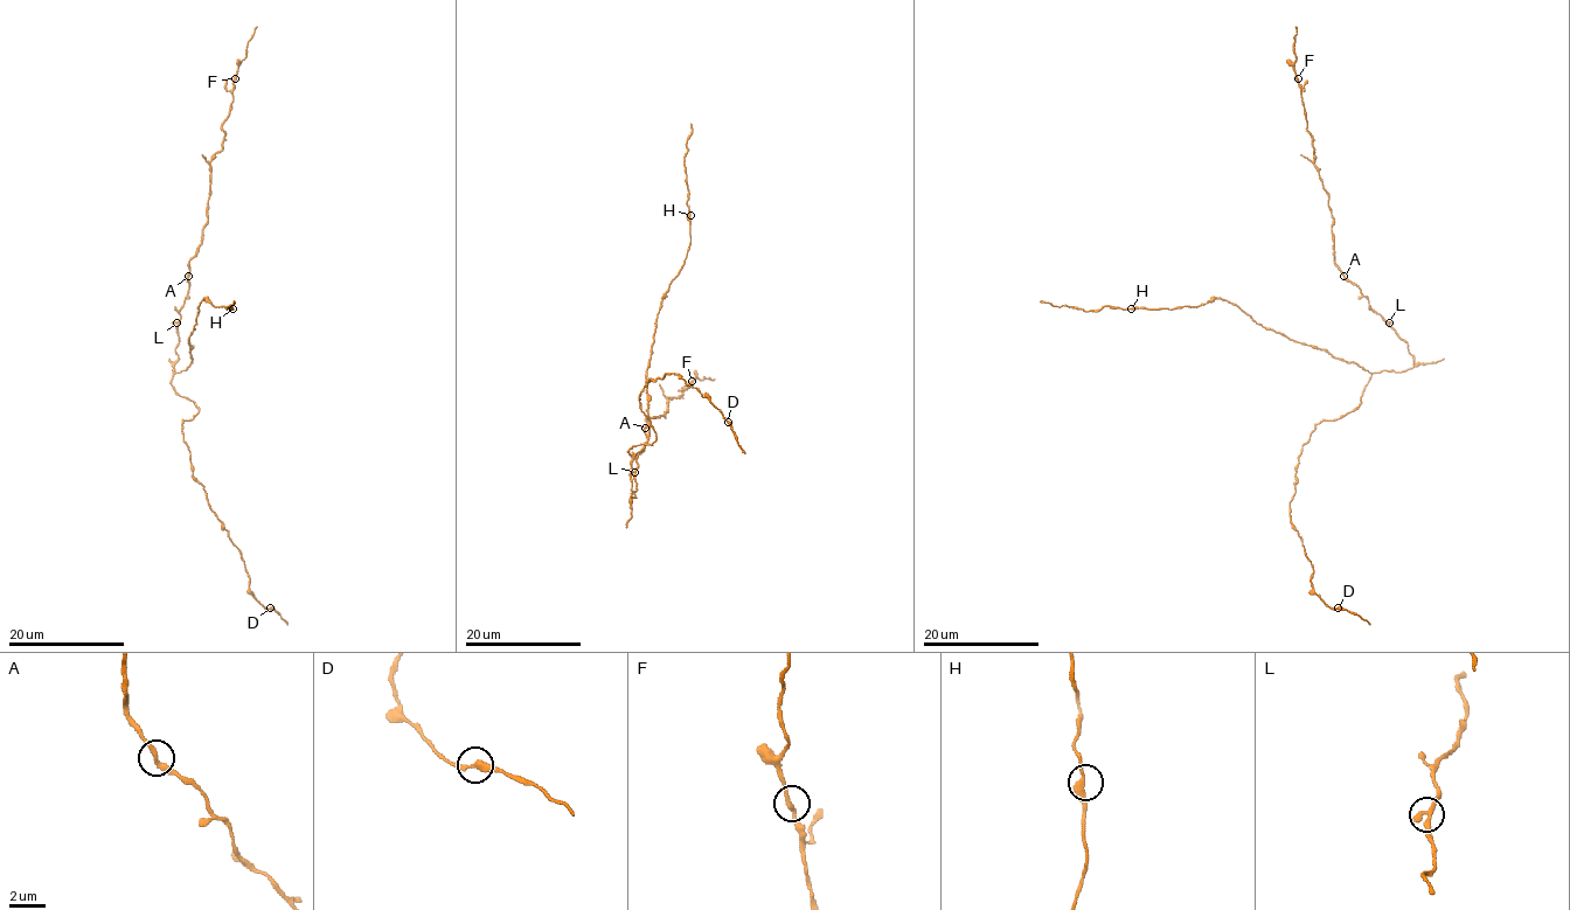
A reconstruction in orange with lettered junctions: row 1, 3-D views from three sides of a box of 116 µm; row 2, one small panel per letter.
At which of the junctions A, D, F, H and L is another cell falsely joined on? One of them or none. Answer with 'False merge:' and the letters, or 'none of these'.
False merge: none of these

